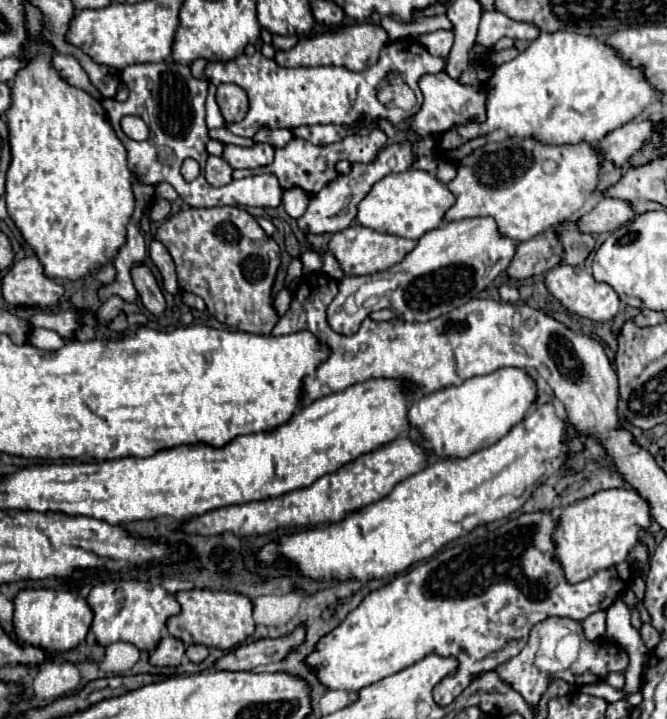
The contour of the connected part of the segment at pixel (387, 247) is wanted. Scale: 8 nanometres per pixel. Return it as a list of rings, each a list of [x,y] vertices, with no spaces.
[[[358,223],[336,233],[330,239],[330,249],[332,249],[334,257],[340,261],[346,275],[370,275],[376,271],[386,271],[388,267],[400,263],[400,259],[404,259],[404,255],[408,255],[408,251],[412,251],[412,247],[416,247],[416,241],[412,241],[412,239],[404,239],[404,237],[390,235],[390,233],[380,233],[380,231],[362,227]]]

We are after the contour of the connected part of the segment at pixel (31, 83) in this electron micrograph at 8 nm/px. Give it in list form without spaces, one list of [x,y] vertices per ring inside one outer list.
[[[24,1],[24,19],[28,33],[22,47],[26,51],[22,57],[24,67],[10,85],[12,105],[6,111],[12,153],[6,177],[6,205],[16,227],[28,245],[34,247],[44,265],[44,273],[52,279],[80,279],[110,261],[126,241],[126,225],[134,211],[132,173],[126,161],[126,149],[112,131],[104,111],[96,111],[94,99],[86,91],[72,87],[54,69],[52,59],[56,51],[52,43],[38,39],[44,33],[42,11],[30,1]]]

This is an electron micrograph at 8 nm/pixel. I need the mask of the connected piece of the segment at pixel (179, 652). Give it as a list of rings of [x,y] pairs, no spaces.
[[[166,635],[158,643],[158,647],[152,651],[150,663],[154,667],[178,667],[182,663],[184,655],[186,655],[184,643],[180,643],[180,639],[176,639],[172,635]]]

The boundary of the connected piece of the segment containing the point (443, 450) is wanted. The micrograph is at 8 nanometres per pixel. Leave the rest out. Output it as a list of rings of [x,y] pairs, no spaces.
[[[504,367],[490,375],[464,381],[458,387],[444,387],[412,399],[408,419],[430,441],[434,457],[468,457],[500,441],[526,411],[536,403],[536,381],[518,367]]]

